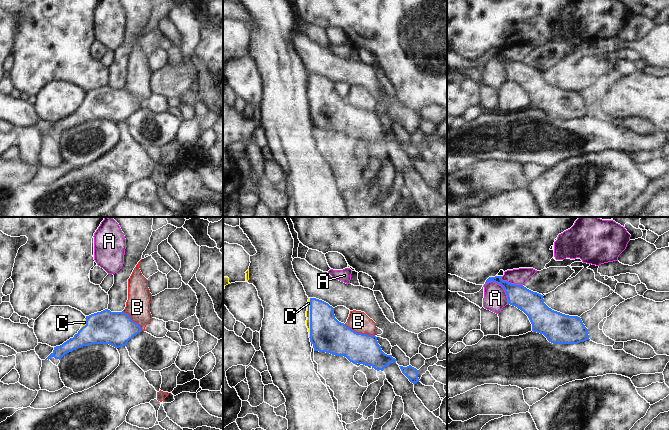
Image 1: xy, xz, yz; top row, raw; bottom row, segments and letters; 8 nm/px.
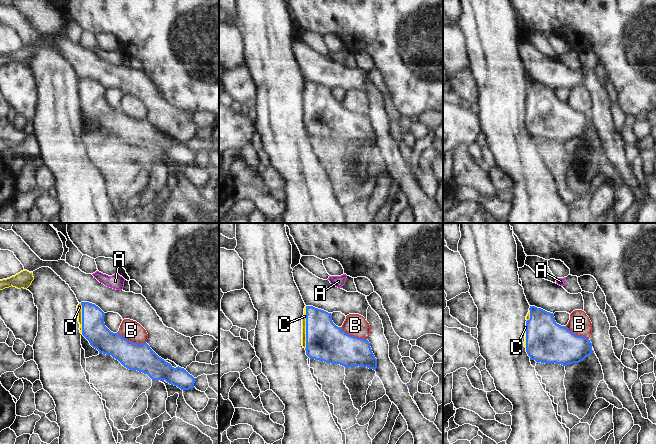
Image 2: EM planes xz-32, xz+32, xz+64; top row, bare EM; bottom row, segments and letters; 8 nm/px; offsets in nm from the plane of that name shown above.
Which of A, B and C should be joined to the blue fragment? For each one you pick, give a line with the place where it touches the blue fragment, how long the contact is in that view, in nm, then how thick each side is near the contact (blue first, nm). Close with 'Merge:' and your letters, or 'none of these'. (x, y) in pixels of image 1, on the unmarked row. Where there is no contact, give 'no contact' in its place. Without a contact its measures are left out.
C: xz (310, 94) | 320 nm | 280/30 nm
Merge: C

